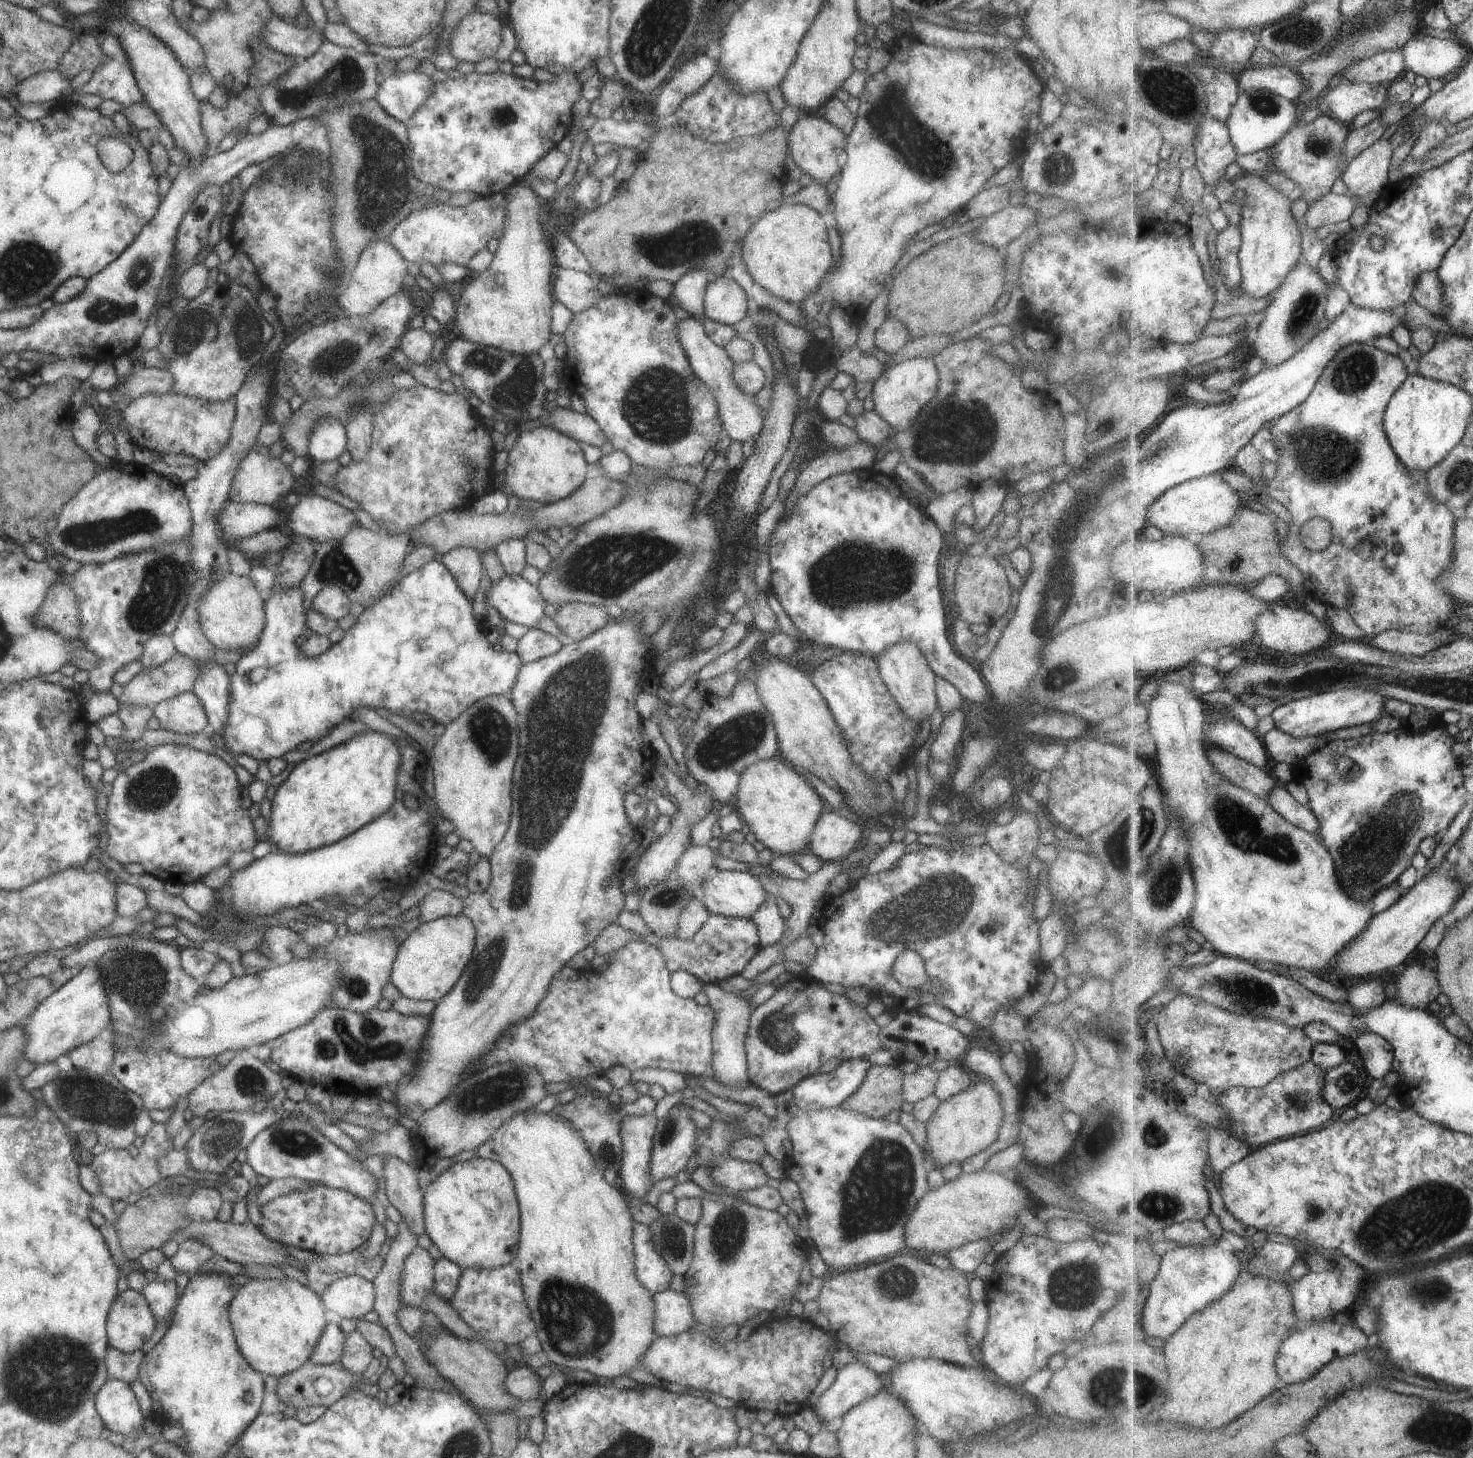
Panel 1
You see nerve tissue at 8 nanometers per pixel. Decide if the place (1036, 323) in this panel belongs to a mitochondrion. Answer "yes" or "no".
no

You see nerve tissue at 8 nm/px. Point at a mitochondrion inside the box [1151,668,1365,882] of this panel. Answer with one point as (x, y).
(1240, 827)

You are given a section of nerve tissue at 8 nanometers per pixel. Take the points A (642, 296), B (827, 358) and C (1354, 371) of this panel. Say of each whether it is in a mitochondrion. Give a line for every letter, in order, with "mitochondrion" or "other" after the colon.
A: other
B: other
C: mitochondrion

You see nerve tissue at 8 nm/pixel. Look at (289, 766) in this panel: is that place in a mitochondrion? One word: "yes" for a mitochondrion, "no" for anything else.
no

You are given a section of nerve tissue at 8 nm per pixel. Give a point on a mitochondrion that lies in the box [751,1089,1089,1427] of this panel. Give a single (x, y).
(878, 1194)

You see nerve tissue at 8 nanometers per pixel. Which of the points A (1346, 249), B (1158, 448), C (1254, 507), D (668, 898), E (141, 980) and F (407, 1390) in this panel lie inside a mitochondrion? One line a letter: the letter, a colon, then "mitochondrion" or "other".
A: other
B: mitochondrion
C: other
D: mitochondrion
E: mitochondrion
F: other

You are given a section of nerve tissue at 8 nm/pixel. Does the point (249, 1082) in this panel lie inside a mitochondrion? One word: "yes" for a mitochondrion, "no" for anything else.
yes

